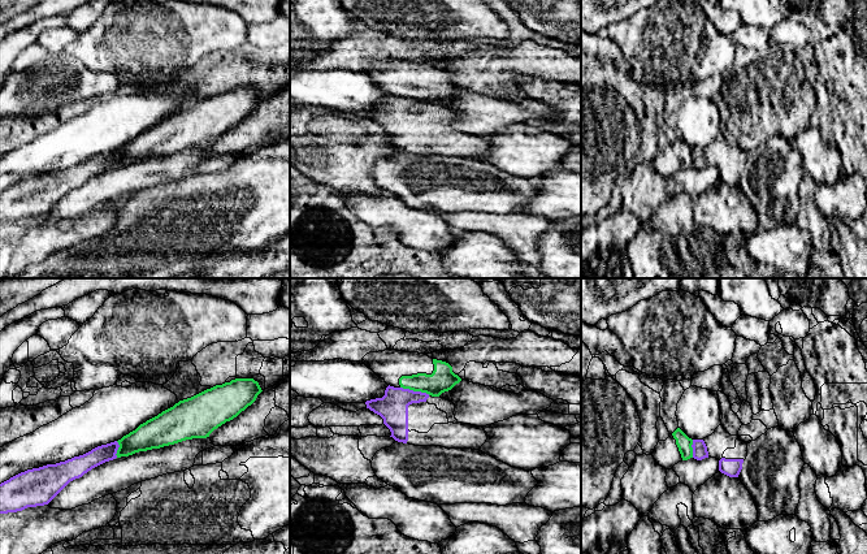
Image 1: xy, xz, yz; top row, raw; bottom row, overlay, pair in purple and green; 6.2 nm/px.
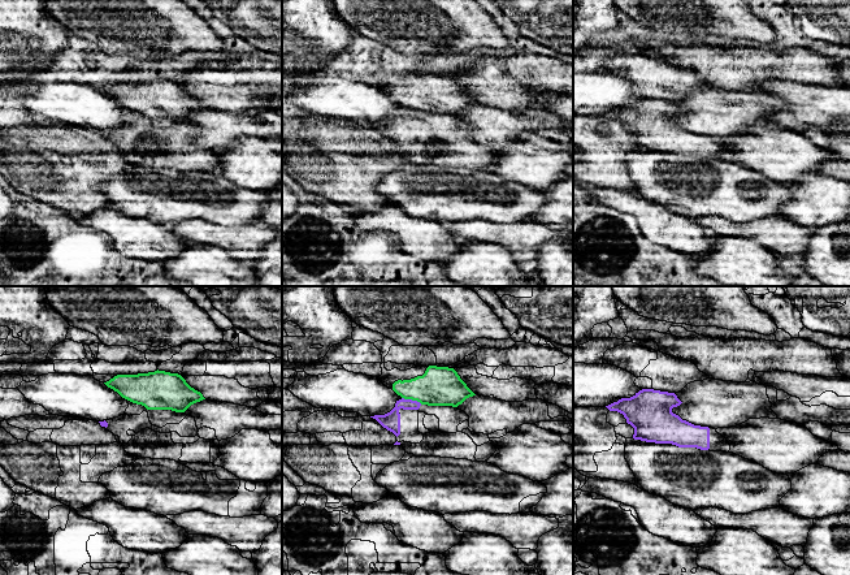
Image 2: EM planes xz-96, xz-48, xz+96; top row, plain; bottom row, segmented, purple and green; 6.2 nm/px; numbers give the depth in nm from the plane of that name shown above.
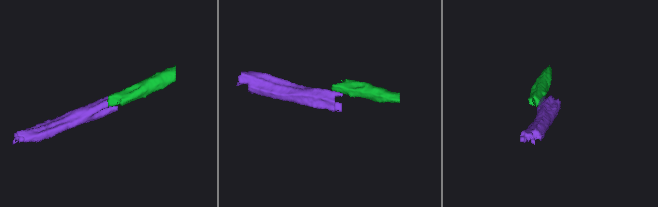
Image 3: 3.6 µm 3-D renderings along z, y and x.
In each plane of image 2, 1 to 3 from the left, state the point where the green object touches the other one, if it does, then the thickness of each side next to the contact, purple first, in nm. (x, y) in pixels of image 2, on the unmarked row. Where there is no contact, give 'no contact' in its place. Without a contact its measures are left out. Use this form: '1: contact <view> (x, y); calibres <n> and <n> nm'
1: no contact
2: contact xz-48 (411, 108); calibres 110 and 240 nm
3: no contact

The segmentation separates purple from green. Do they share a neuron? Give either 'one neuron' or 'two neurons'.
two neurons

